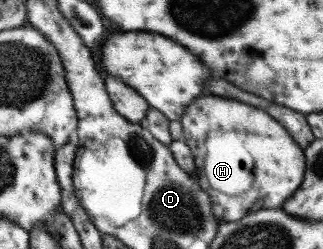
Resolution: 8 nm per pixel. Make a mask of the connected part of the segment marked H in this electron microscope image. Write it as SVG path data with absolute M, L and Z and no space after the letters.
M207 93L195 97L179 121L182 133L177 141L185 141L194 151L196 175L211 195L215 218L220 225L238 221L261 209L282 208L306 177L305 149L267 111Z

